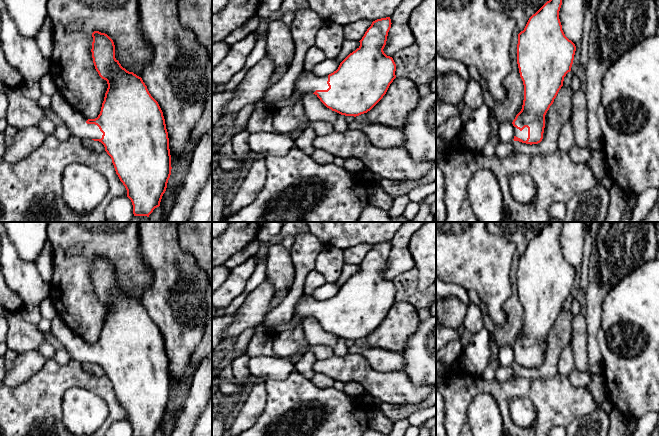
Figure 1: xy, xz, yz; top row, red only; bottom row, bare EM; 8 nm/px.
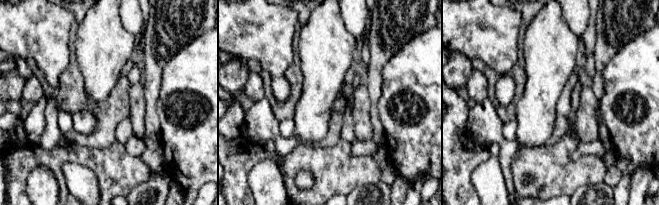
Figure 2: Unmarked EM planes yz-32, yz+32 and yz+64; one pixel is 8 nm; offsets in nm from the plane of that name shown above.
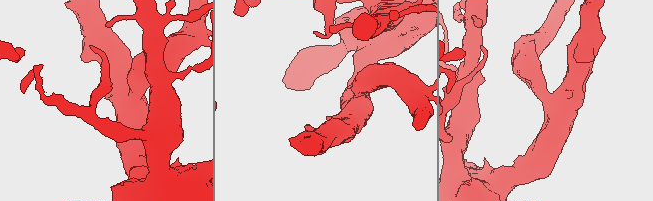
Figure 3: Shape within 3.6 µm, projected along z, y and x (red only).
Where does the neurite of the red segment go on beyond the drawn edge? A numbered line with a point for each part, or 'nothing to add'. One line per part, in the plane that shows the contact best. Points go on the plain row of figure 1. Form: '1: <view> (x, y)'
1: yz (523, 358)

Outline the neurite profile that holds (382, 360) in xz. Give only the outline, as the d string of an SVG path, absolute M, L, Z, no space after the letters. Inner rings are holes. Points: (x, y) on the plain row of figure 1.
M350 346L349 354L361 354L368 361L370 366L379 372L403 371L405 361L401 353L385 350L383 348L366 348L360 346Z

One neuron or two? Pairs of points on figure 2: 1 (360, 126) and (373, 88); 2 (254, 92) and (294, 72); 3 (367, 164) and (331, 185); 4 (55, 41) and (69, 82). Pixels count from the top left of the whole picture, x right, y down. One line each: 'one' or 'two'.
1: two
2: two
3: one
4: two

